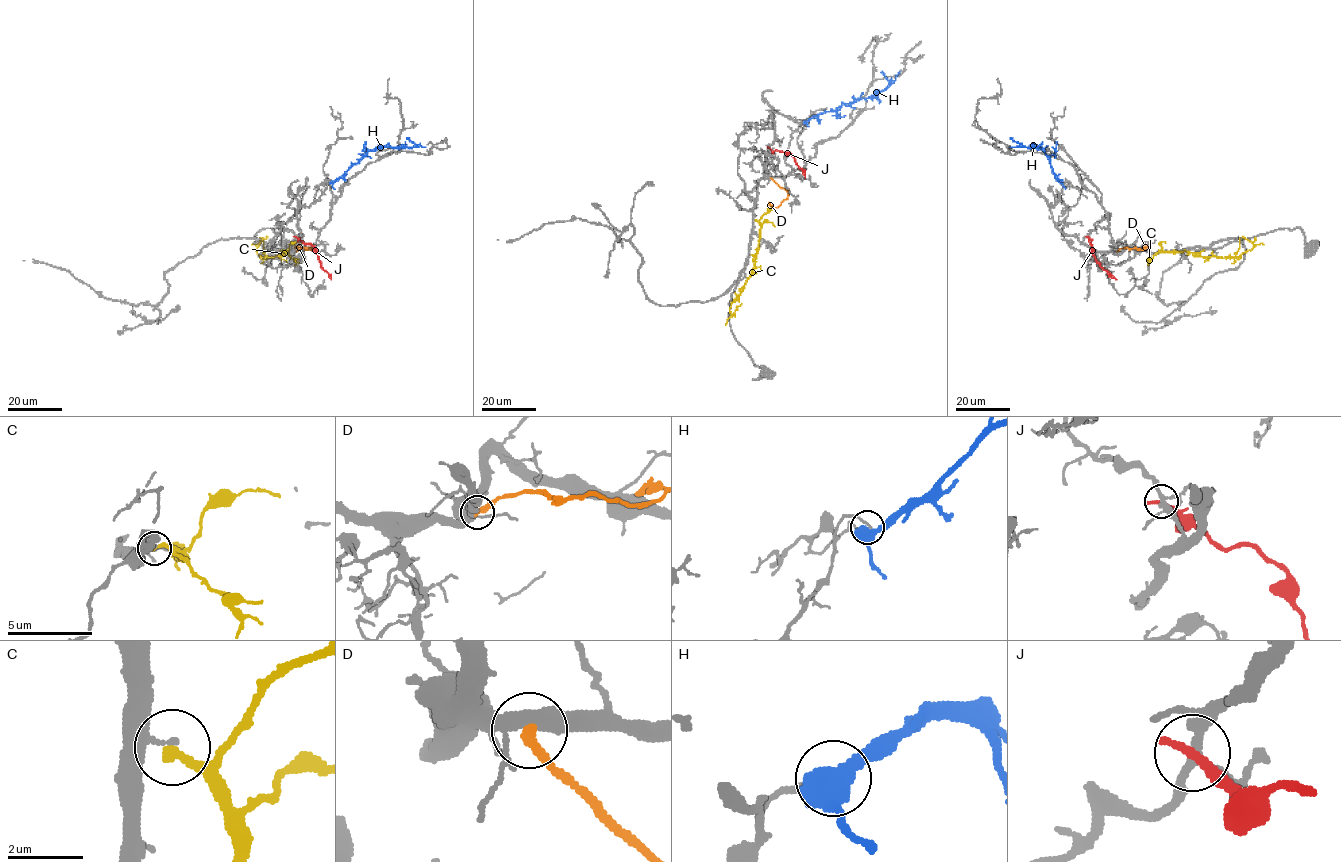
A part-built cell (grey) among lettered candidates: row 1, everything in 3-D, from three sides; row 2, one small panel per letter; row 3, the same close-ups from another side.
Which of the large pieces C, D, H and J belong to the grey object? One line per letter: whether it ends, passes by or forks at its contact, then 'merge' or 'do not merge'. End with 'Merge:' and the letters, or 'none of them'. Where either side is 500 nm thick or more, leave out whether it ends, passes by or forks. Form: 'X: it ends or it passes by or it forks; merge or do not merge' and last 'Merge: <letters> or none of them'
C: it ends; do not merge
D: it ends; do not merge
H: do not merge
J: it ends; do not merge
Merge: none of them

